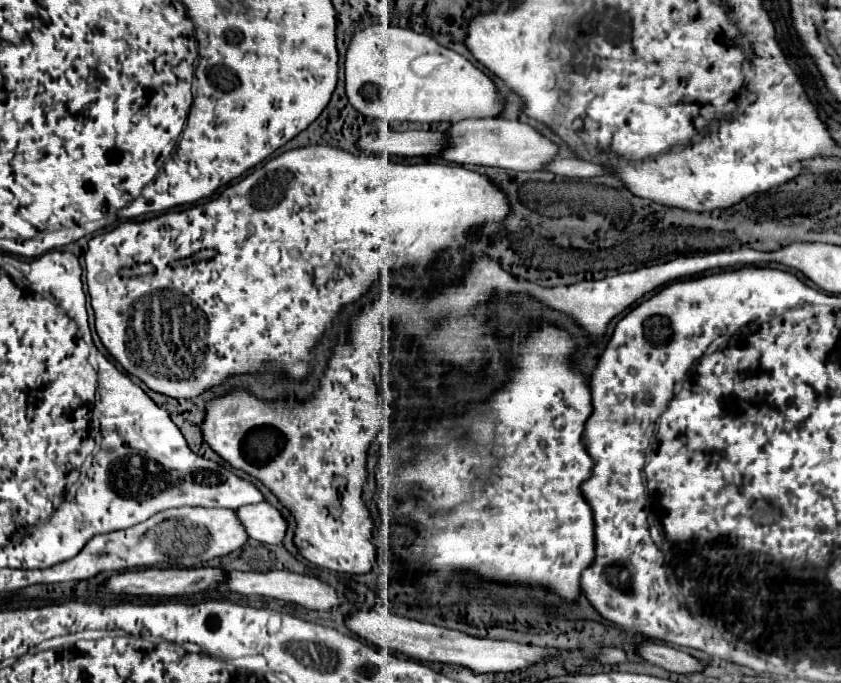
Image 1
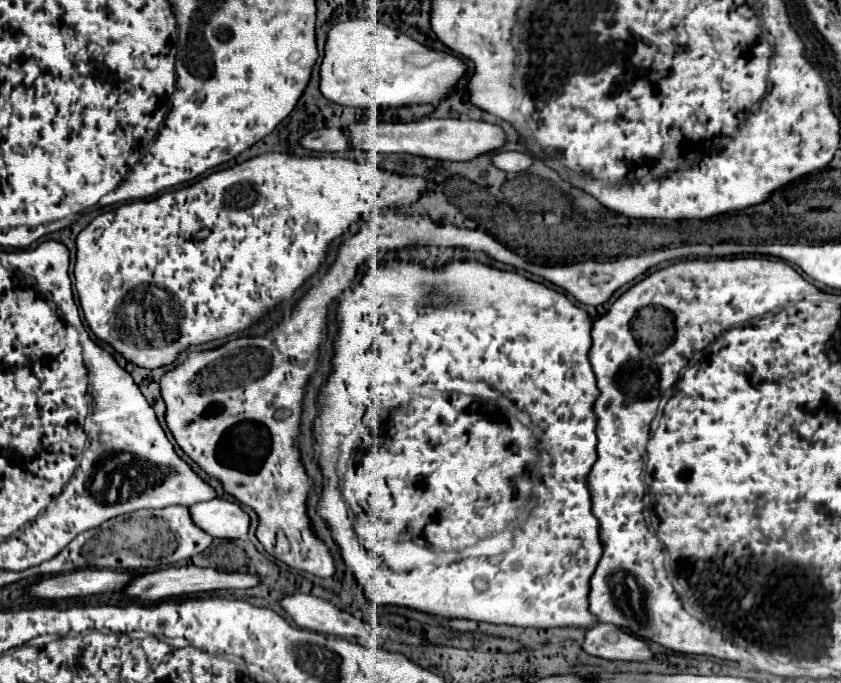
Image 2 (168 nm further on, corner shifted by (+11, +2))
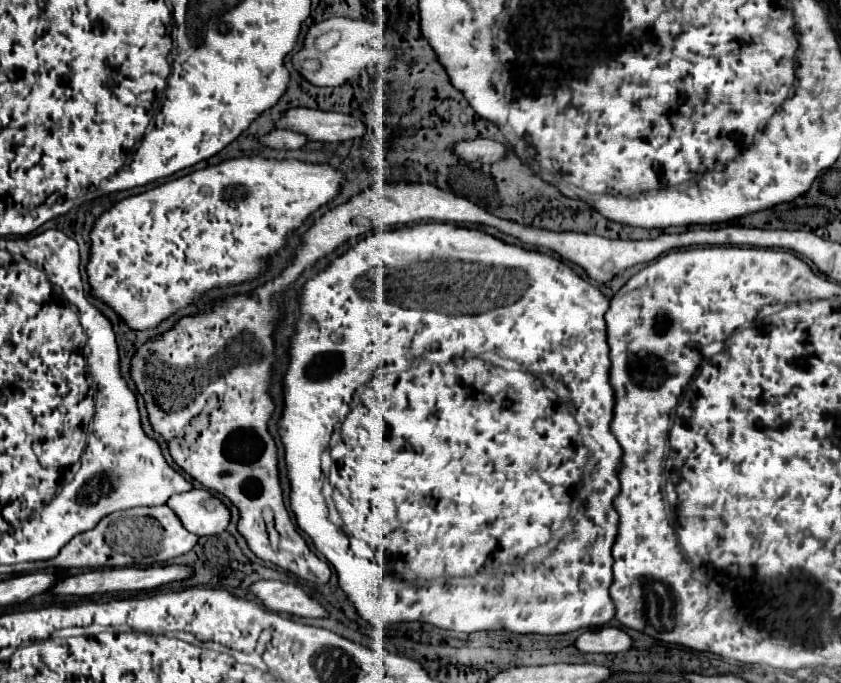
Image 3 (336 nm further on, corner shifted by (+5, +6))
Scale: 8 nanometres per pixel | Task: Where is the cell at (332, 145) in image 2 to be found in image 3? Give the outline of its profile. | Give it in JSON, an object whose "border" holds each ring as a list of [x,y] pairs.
{"border":[[[274,130],[262,138],[262,142],[270,148],[302,148],[308,138],[306,134],[298,134],[292,130]]]}

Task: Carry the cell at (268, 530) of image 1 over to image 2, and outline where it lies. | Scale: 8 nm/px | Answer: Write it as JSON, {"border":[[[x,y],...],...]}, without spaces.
{"border":[[[212,498],[188,506],[192,522],[212,538],[246,538],[250,518],[236,502]]]}

